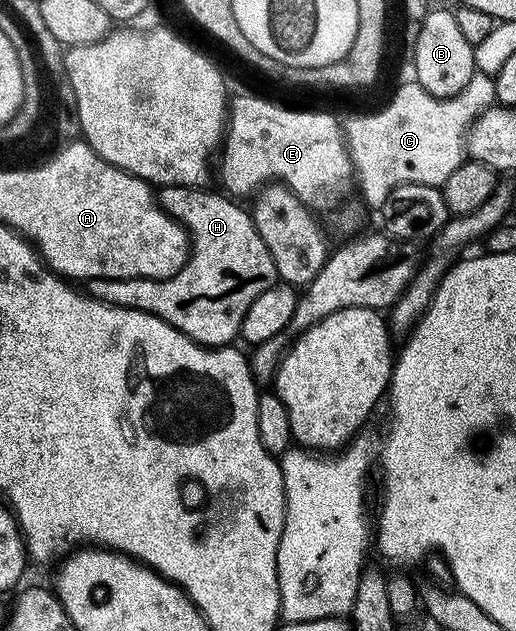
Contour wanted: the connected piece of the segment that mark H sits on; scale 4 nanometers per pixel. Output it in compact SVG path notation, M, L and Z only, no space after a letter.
M177 184L159 189L160 208L166 215L173 216L179 224L183 224L190 237L188 261L184 263L182 270L178 270L178 274L174 274L169 280L89 280L86 291L92 299L101 300L103 304L154 314L194 342L215 350L231 345L239 337L246 310L250 310L258 294L266 294L266 290L278 283L278 277L274 258L270 256L270 251L255 229L251 211L247 207L239 208L236 205L239 203L233 202L223 191L207 192L208 190L204 186L187 188Z

